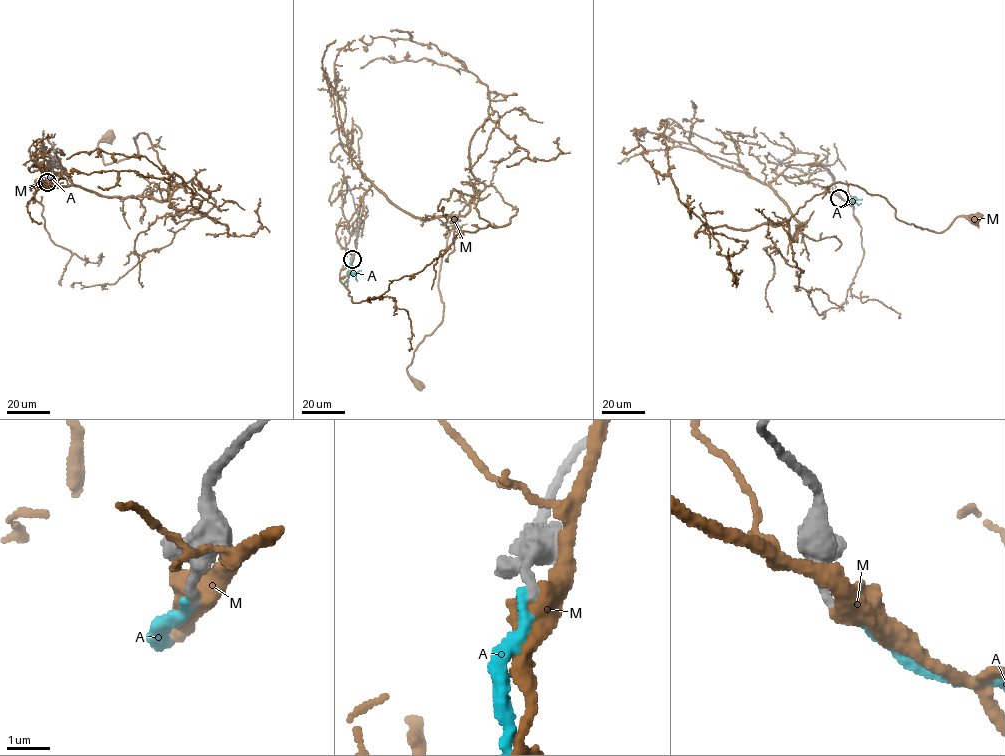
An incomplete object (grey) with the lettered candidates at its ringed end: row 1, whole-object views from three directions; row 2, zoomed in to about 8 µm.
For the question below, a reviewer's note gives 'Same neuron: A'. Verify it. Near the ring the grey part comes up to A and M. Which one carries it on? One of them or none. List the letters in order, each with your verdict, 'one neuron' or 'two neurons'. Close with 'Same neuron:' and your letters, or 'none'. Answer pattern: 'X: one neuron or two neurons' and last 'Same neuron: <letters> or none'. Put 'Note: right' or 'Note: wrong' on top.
Note: wrong
A: two neurons
M: two neurons
Same neuron: none

